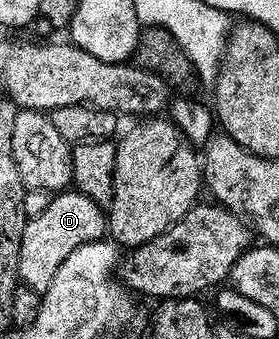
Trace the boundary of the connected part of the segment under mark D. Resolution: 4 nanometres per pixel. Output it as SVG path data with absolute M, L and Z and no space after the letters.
M66 189L55 194L42 213L27 218L18 258L19 280L33 291L44 292L52 277L56 277L56 269L64 265L68 253L80 245L103 238L107 231L108 219L99 203L84 197L77 189Z

